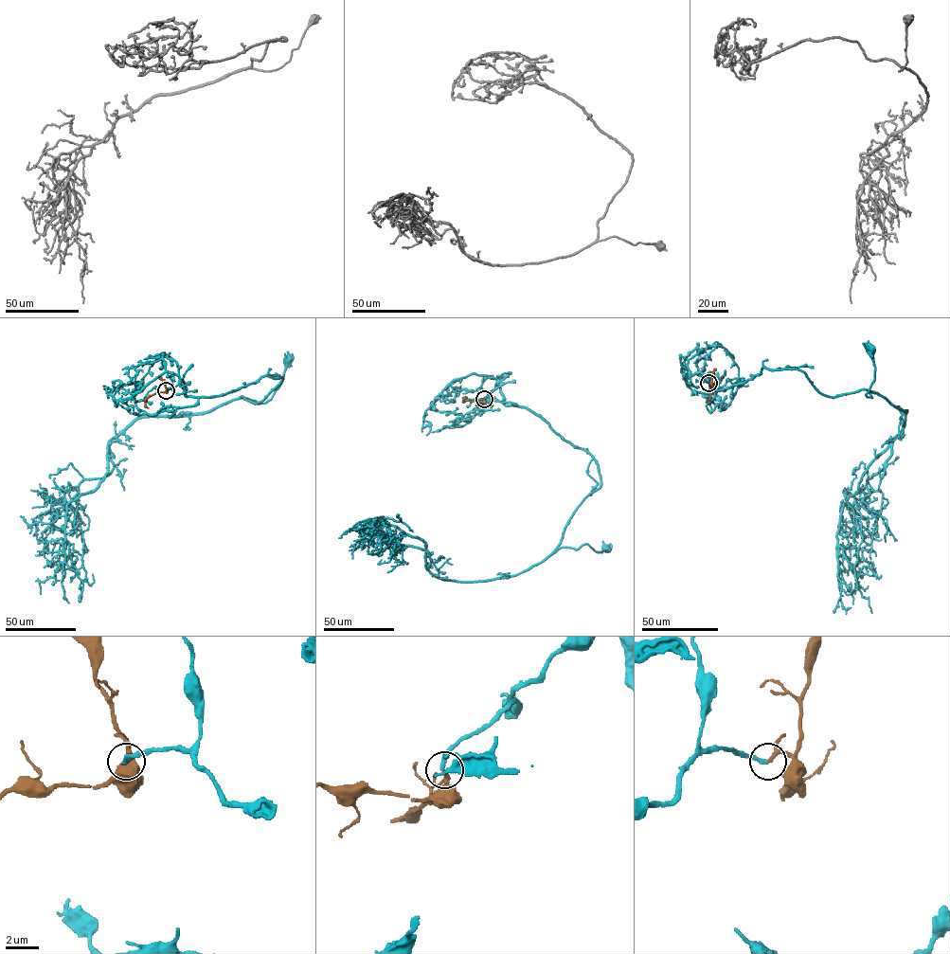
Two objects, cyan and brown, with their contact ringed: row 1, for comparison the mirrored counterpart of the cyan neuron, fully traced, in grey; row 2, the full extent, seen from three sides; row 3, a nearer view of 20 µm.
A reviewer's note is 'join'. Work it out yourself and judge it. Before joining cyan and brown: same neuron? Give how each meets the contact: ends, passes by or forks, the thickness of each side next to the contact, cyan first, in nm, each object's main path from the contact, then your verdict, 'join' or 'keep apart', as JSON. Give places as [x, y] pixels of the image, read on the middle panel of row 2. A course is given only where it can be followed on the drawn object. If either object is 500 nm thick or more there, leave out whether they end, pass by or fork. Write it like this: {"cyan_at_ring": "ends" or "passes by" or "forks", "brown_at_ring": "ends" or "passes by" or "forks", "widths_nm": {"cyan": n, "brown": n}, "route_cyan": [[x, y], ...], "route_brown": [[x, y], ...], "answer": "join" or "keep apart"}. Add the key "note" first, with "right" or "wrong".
{"note": "right", "cyan_at_ring": "ends", "brown_at_ring": "passes by", "widths_nm": {"cyan": 280, "brown": 190}, "route_cyan": [[484, 399], [499, 381], [506, 404], [539, 415], [596, 461], [600, 486], [575, 511], [557, 548], [606, 548]], "route_brown": [[484, 399], [463, 401], [466, 396]], "answer": "join"}

